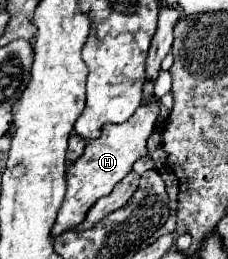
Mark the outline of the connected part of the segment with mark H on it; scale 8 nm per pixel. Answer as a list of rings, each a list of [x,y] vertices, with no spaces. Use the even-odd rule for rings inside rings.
[[[154,97],[148,105],[140,105],[136,109],[136,113],[120,123],[120,125],[104,125],[102,127],[102,135],[94,141],[90,141],[86,145],[86,151],[80,159],[76,159],[74,163],[70,163],[68,167],[68,189],[66,189],[66,197],[64,197],[64,203],[58,211],[58,219],[52,227],[52,233],[54,237],[62,235],[64,231],[80,225],[86,217],[86,213],[90,211],[90,207],[104,195],[108,195],[116,183],[120,183],[130,171],[132,171],[132,165],[140,159],[140,157],[146,157],[148,151],[146,151],[146,141],[150,137],[150,133],[154,131],[154,121],[158,117],[158,99]]]

